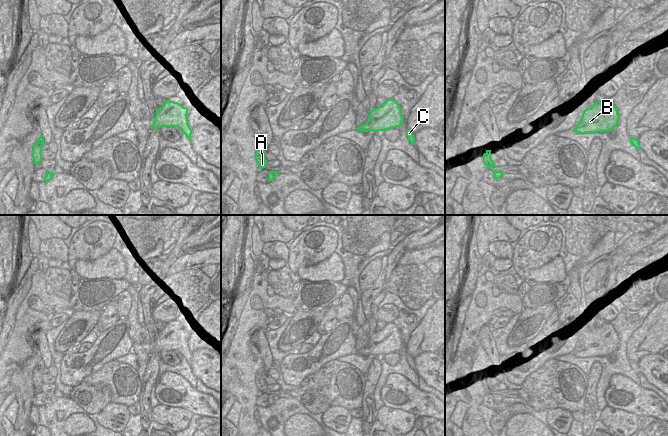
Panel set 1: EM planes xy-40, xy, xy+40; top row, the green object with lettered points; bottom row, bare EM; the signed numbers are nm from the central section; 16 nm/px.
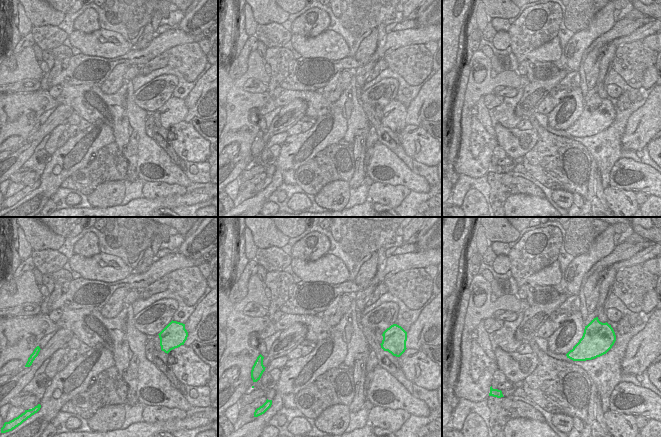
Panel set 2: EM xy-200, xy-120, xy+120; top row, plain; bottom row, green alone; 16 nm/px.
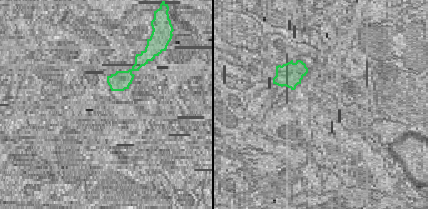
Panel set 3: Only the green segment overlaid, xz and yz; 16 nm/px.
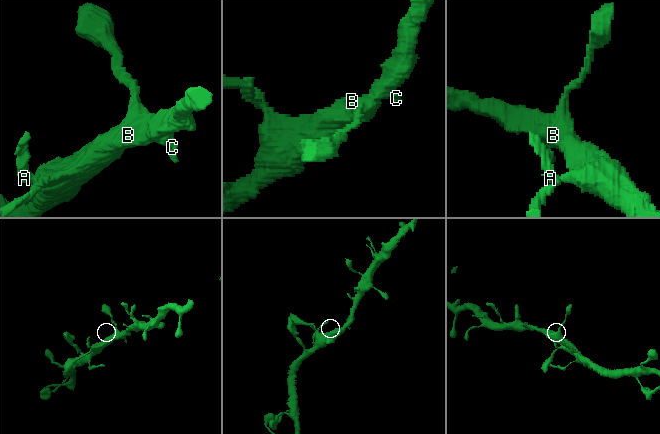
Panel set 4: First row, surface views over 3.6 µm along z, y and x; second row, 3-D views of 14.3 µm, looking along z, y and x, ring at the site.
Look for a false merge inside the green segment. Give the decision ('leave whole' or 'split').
leave whole

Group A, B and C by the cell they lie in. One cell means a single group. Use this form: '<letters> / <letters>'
A B C

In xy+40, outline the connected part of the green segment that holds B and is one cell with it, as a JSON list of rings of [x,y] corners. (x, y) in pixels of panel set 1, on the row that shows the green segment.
[[[610,99],[597,100],[591,108],[583,111],[582,117],[573,129],[577,133],[609,132],[619,122],[618,110]]]

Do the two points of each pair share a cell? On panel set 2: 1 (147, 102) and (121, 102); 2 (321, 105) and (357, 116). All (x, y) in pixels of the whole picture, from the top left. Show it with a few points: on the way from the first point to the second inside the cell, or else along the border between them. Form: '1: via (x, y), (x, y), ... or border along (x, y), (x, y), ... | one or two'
1: border along (133, 92), (133, 101), (148, 112) | two
2: via (330, 105), (345, 104), (348, 107) | one

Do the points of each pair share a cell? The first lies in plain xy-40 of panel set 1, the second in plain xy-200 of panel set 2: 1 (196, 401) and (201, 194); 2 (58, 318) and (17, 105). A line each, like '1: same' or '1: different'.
1: different
2: different

